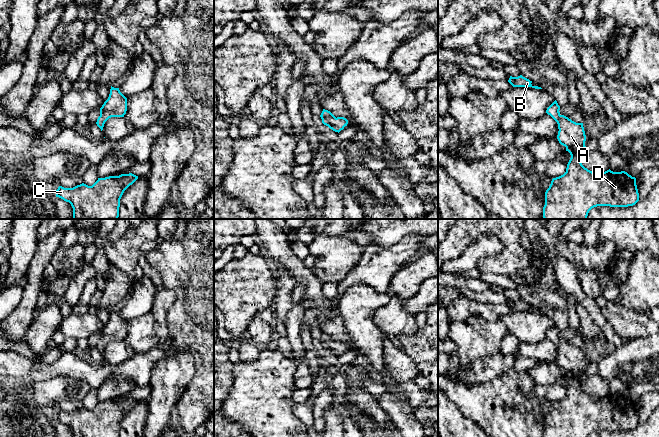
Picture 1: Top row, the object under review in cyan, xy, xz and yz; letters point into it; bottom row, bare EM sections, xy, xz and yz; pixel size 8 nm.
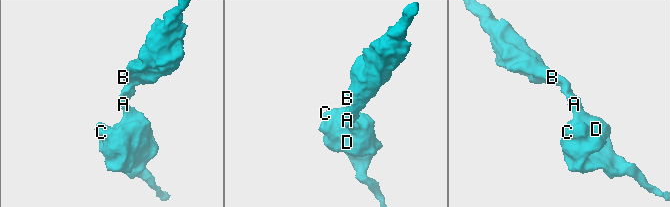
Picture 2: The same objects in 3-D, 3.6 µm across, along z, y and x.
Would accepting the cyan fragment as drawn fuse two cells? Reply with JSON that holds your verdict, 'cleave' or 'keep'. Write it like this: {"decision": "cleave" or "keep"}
{"decision": "keep"}

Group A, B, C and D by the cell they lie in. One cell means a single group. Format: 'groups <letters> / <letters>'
groups A B C D

